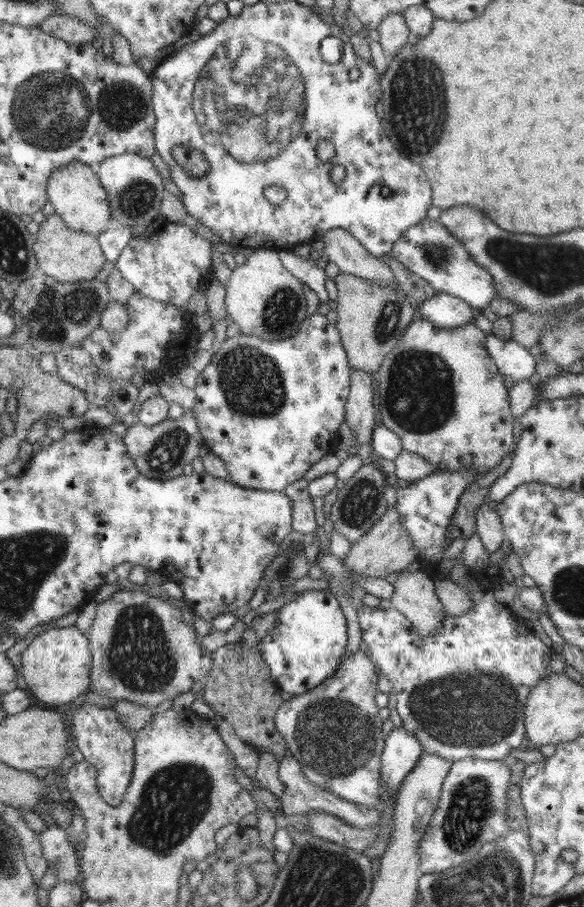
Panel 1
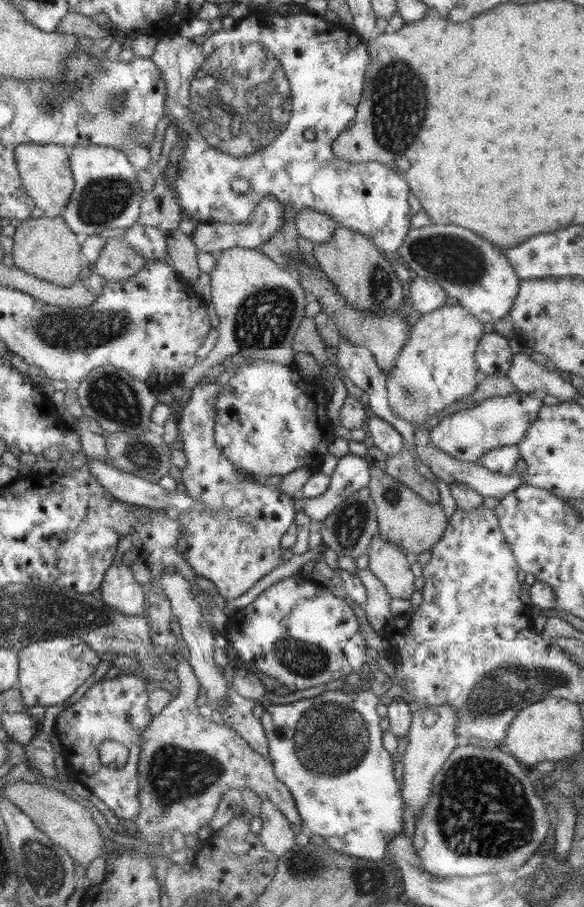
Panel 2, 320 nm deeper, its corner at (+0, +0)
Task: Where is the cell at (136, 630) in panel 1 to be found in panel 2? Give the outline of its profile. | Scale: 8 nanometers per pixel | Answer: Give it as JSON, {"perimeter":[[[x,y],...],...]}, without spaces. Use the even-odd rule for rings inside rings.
{"perimeter":[[[121,562],[112,564],[101,584],[102,600],[128,616],[144,617],[146,598],[142,585],[133,578],[130,568]]]}

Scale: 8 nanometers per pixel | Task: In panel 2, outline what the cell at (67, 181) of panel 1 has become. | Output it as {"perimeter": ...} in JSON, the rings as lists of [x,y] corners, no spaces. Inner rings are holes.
{"perimeter":[[[22,143],[15,146],[15,157],[27,196],[34,201],[36,207],[44,211],[54,208],[57,216],[61,216],[74,188],[67,148],[59,144]]]}

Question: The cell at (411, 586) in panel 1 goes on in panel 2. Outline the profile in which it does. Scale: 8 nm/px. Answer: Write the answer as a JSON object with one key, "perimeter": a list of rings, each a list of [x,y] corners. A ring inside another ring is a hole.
{"perimeter":[[[378,534],[371,538],[367,553],[370,561],[368,569],[386,587],[391,598],[410,599],[415,588],[412,558]]]}

